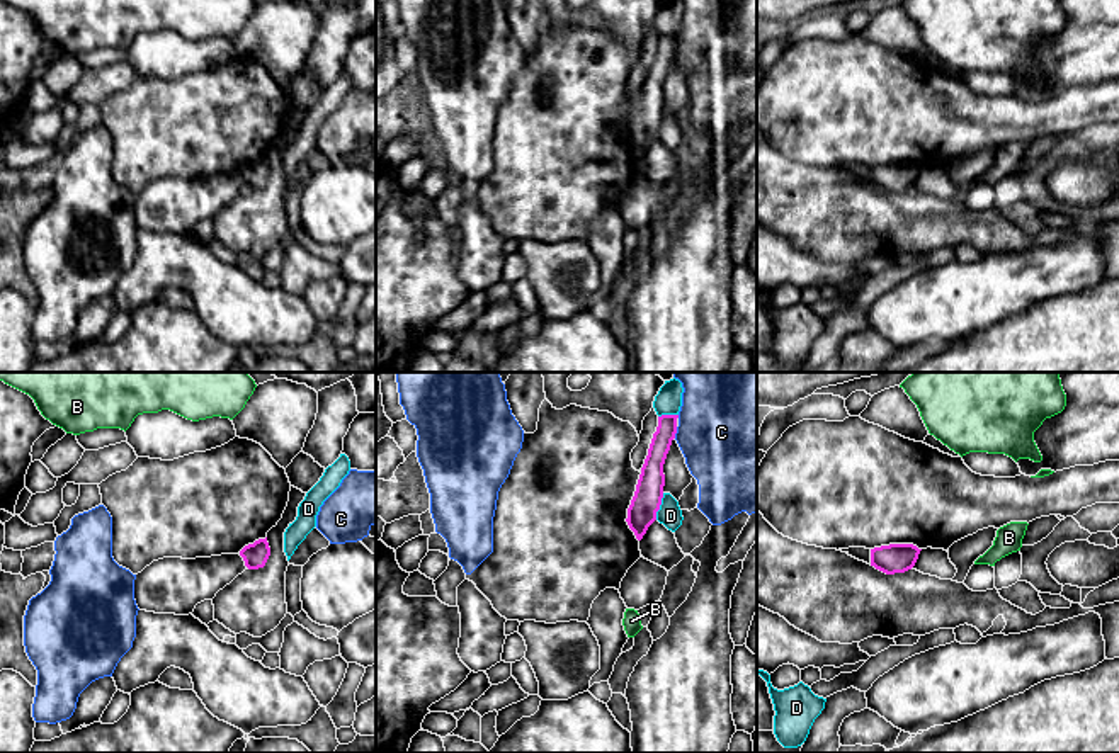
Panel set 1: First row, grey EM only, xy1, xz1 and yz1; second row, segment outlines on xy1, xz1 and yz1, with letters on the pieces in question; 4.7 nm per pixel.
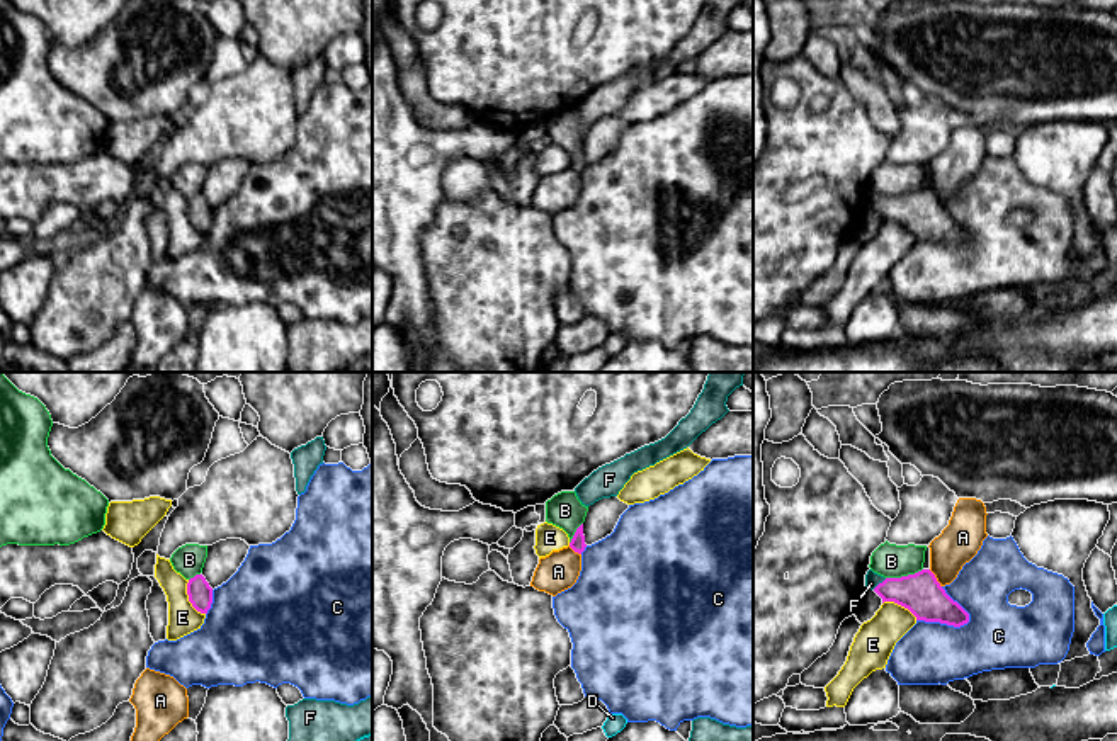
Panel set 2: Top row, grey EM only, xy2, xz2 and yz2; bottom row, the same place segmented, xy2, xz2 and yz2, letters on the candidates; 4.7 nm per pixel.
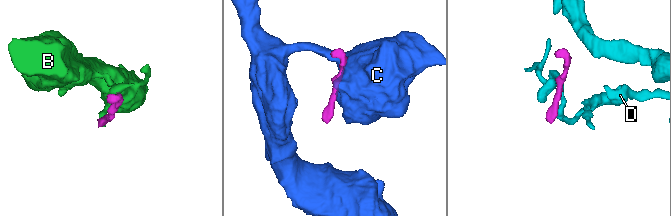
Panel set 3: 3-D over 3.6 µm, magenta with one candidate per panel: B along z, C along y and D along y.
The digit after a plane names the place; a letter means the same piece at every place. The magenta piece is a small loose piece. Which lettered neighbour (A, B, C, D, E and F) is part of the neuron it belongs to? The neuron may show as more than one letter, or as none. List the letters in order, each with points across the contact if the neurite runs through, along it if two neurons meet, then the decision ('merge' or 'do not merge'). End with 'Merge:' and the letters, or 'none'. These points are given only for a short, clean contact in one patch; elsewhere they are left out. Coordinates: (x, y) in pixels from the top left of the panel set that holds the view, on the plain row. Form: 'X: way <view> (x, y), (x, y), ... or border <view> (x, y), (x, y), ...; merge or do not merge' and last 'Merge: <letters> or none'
A: border yz2 (929, 189), (941, 206); do not merge
B: border yz2 (922, 187), (913, 192), (886, 197); do not merge
C: do not merge
D: do not merge
E: border xy2 (187, 199), (187, 220), (204, 233); do not merge
F: way yz2 (920, 213), (890, 209), (879, 203), (873, 199); merge
Merge: F

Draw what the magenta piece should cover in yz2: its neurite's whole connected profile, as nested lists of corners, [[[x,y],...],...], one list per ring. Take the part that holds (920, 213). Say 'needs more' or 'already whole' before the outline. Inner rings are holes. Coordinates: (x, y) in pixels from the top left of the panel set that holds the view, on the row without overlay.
needs more | [[[869,189],[865,206],[874,209],[882,218],[882,223],[894,221],[908,228],[916,240],[954,246],[969,241],[969,233],[945,212],[930,189],[901,197],[884,197]]]

